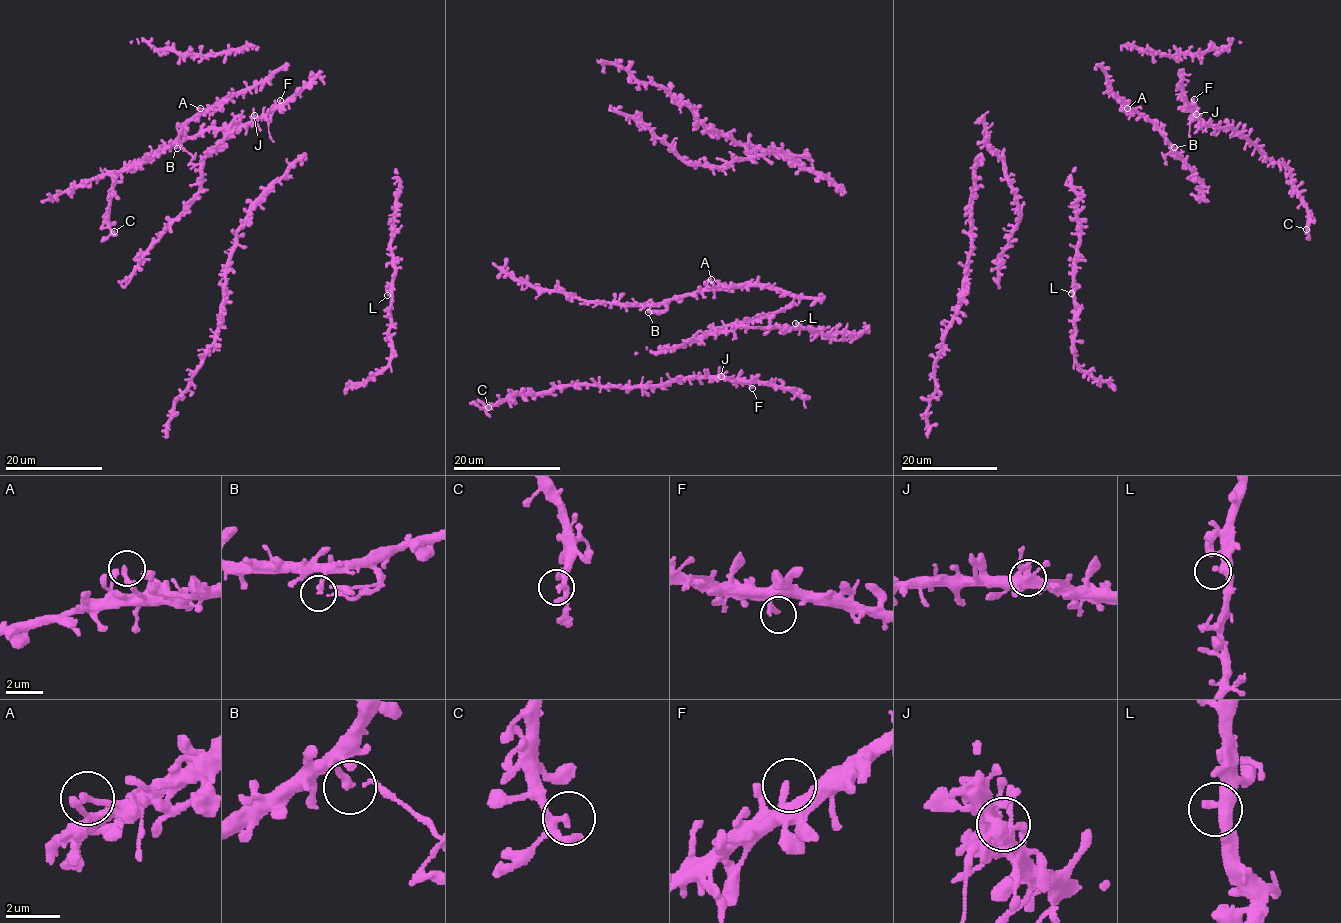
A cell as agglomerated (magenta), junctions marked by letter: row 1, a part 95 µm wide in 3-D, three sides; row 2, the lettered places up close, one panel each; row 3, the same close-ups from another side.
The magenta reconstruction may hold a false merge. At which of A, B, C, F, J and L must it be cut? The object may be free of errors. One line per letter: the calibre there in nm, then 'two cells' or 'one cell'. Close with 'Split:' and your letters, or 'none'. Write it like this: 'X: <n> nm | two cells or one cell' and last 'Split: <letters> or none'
A: 240 nm | one cell
B: 200 nm | two cells
C: 190 nm | one cell
F: 180 nm | one cell
J: 220 nm | one cell
L: 240 nm | one cell
Split: B

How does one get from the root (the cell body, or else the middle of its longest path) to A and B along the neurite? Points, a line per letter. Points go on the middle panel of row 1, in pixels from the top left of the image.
A: (807, 296), (794, 296), (764, 286), (718, 287), (711, 279)
B: (807, 296), (794, 296), (764, 286), (714, 287), (665, 299), (650, 307), (648, 313)

